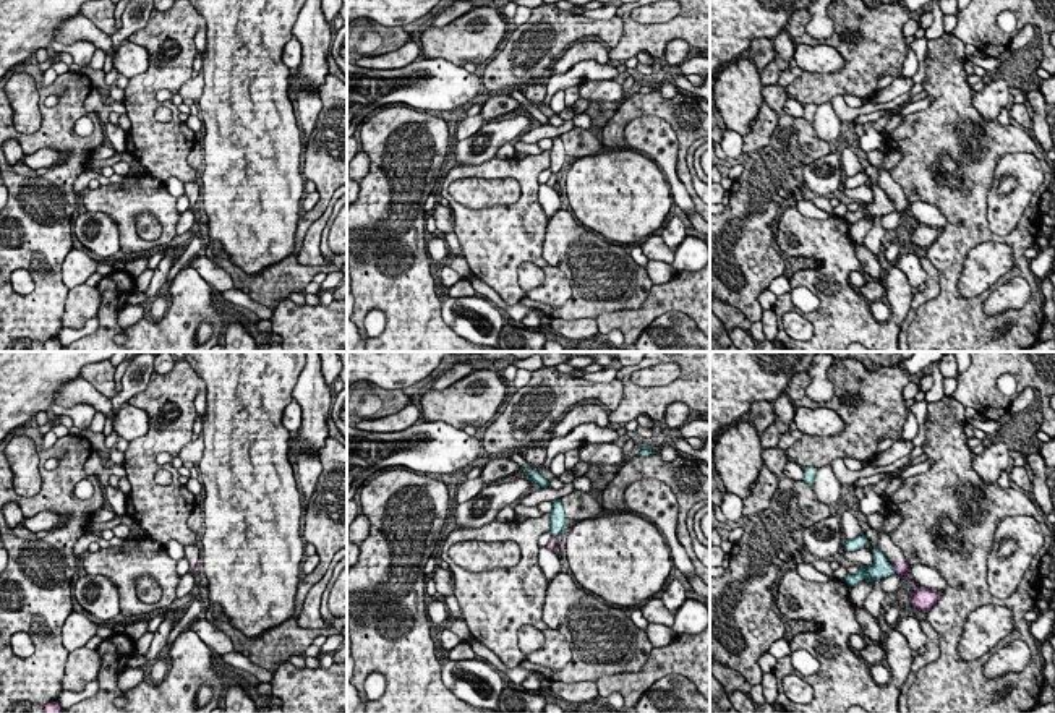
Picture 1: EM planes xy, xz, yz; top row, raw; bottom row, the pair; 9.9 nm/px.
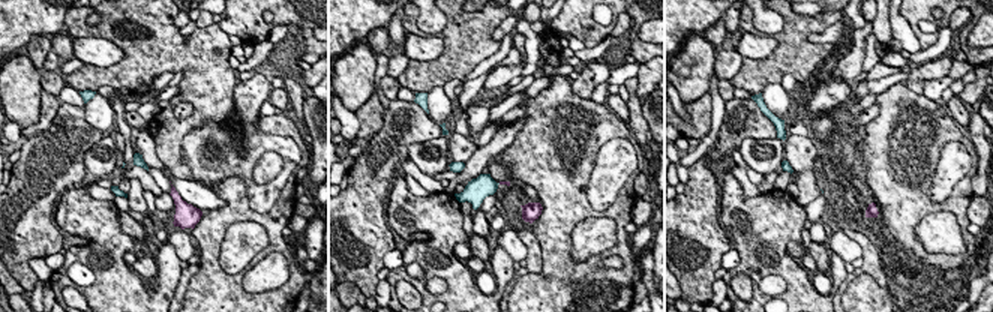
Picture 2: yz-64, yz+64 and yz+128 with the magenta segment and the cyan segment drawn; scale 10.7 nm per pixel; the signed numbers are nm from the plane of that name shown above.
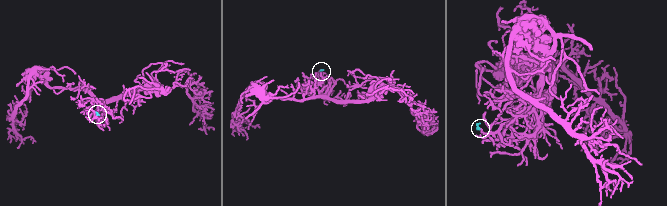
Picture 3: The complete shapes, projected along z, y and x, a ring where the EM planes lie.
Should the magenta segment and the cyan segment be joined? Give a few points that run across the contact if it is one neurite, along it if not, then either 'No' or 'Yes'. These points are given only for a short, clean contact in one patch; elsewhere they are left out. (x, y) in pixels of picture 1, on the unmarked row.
Line: yz (892, 203), (895, 208). No

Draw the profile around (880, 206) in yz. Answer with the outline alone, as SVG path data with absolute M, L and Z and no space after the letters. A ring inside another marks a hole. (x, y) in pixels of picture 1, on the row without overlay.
M877 185L872 186L873 201L872 203L859 203L857 211L846 211L844 219L849 224L856 224L864 216L869 220L875 220L880 216L886 216L895 211L895 204L886 198L885 191Z

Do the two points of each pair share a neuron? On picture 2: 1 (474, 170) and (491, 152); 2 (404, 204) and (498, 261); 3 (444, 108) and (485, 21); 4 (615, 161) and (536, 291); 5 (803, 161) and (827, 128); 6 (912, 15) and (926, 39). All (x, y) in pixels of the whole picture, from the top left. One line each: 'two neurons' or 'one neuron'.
1: one neuron
2: one neuron
3: two neurons
4: two neurons
5: two neurons
6: one neuron

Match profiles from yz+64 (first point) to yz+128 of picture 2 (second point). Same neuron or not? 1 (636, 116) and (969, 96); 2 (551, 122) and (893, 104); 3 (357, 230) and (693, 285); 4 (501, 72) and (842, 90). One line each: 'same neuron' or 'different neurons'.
1: different neurons
2: same neuron
3: same neuron
4: different neurons

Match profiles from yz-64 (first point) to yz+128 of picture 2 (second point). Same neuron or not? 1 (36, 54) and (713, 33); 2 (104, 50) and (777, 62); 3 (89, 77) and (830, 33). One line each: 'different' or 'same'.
1: same
2: different
3: different

